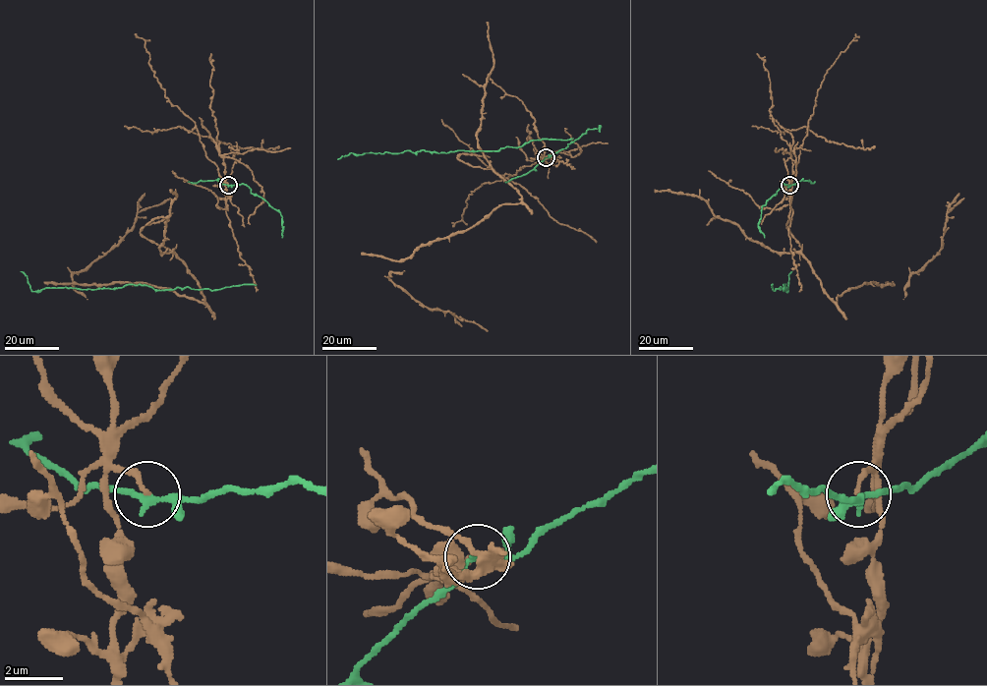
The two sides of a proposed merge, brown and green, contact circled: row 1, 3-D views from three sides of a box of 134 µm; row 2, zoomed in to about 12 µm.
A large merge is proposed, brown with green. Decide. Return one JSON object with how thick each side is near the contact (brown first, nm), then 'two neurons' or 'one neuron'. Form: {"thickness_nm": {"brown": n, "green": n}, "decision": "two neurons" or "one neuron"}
{"thickness_nm": {"brown": 140, "green": 190}, "decision": "two neurons"}

